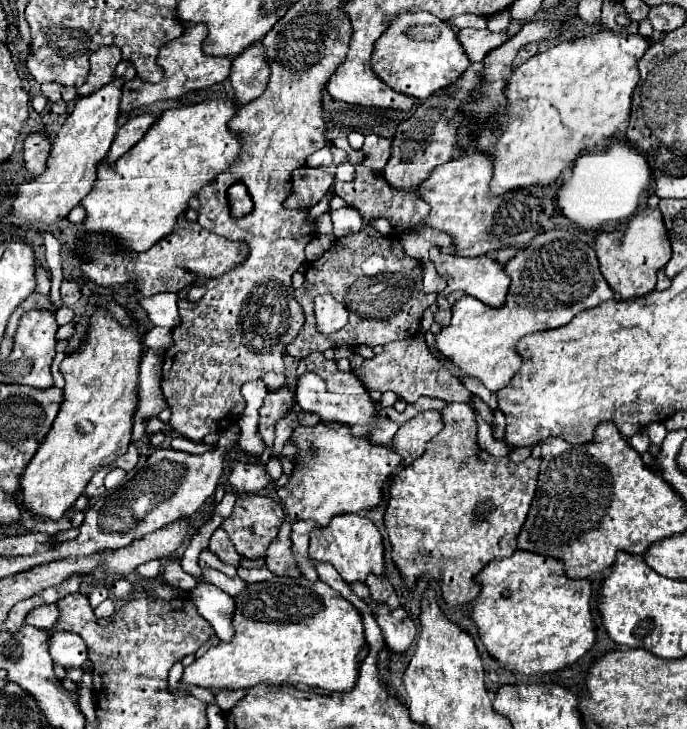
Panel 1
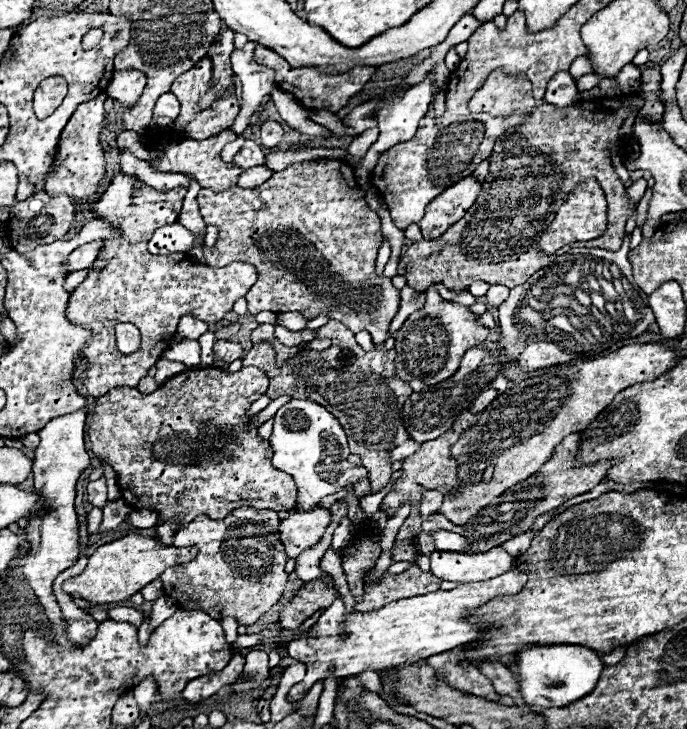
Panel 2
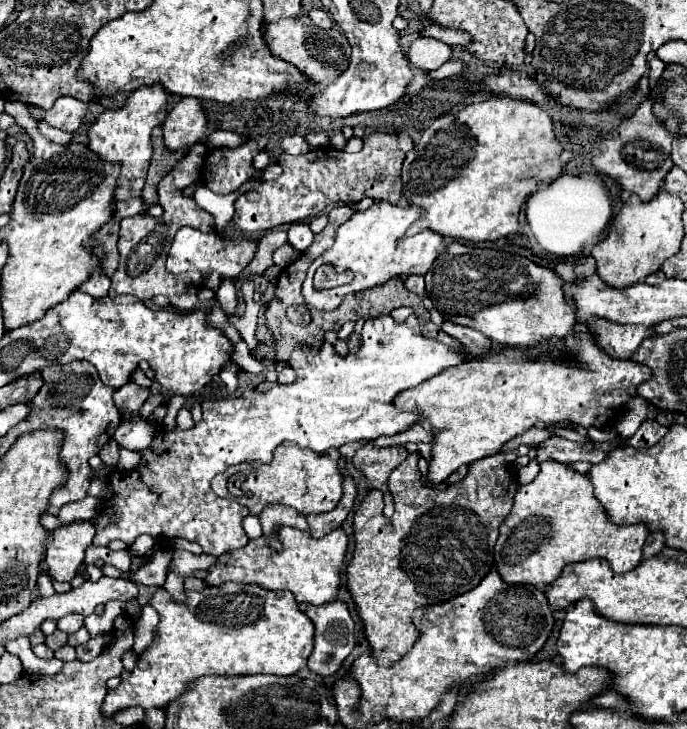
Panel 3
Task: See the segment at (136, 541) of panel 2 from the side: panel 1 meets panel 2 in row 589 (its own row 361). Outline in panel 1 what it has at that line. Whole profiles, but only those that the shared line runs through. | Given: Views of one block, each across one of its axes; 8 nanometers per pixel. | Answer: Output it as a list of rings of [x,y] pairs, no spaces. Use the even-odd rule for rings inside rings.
[[[98,308],[88,320],[86,340],[74,352],[68,352],[60,364],[60,372],[64,374],[64,402],[60,412],[48,432],[46,440],[40,444],[34,460],[30,460],[26,474],[22,474],[22,504],[40,518],[58,520],[64,512],[72,508],[76,498],[84,492],[86,484],[102,466],[112,464],[120,454],[124,454],[132,442],[132,422],[138,408],[138,386],[140,386],[140,362],[148,350],[144,344],[144,332],[140,330],[140,322],[128,312],[132,318],[130,326],[120,324],[110,310]]]

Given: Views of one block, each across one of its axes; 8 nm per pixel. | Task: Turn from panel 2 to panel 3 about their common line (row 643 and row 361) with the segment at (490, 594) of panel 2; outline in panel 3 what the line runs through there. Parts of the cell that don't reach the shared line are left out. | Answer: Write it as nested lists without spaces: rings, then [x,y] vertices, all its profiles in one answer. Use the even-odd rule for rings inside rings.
[[[380,316],[374,320],[366,320],[362,330],[362,348],[356,354],[348,354],[346,358],[338,356],[332,344],[324,342],[322,350],[300,350],[290,356],[290,364],[296,372],[296,382],[288,386],[276,384],[264,394],[256,394],[246,388],[240,396],[220,398],[202,402],[202,420],[194,424],[190,430],[162,430],[154,442],[142,450],[142,462],[136,470],[130,472],[112,472],[110,488],[106,492],[106,504],[92,518],[96,522],[94,546],[108,546],[112,540],[122,540],[128,546],[140,534],[152,534],[158,542],[166,542],[168,538],[186,538],[190,542],[198,542],[206,554],[220,556],[230,550],[242,548],[248,544],[248,536],[242,528],[242,520],[250,514],[246,506],[230,502],[228,498],[220,498],[214,494],[210,482],[216,474],[224,472],[228,466],[240,462],[260,460],[268,464],[272,460],[272,452],[282,442],[292,442],[300,448],[310,448],[312,452],[326,452],[328,448],[340,448],[346,442],[354,440],[374,440],[378,436],[392,436],[412,428],[422,420],[420,412],[402,412],[396,408],[394,398],[402,390],[414,388],[420,382],[440,374],[446,368],[464,364],[470,360],[466,348],[450,350],[442,342],[434,338],[426,338],[420,334],[420,324],[416,316],[408,316],[406,322],[398,324],[392,316]],[[112,506],[116,510],[116,522],[110,522],[106,508]]]

